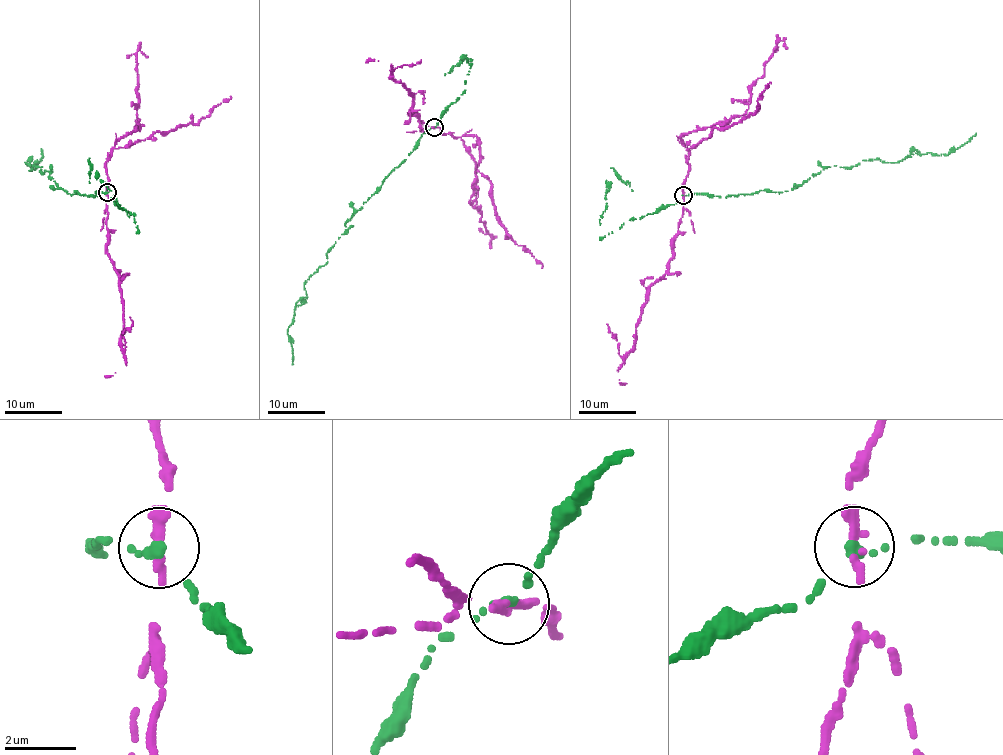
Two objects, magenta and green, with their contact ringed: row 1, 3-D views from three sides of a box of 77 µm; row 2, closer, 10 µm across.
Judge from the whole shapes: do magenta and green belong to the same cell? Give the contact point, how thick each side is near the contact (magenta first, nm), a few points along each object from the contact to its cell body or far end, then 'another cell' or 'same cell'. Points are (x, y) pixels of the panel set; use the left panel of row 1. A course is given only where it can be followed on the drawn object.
at (107, 192); 240 nm thick on the magenta side, 200 nm on the other; magenta runs (107, 191), (105, 161), (112, 148), (140, 124), (135, 59), (139, 48), (148, 57); green runs (107, 192), (71, 195), (41, 167), (30, 170), (36, 168), (26, 162), (32, 168), (42, 160), (41, 148); another cell

